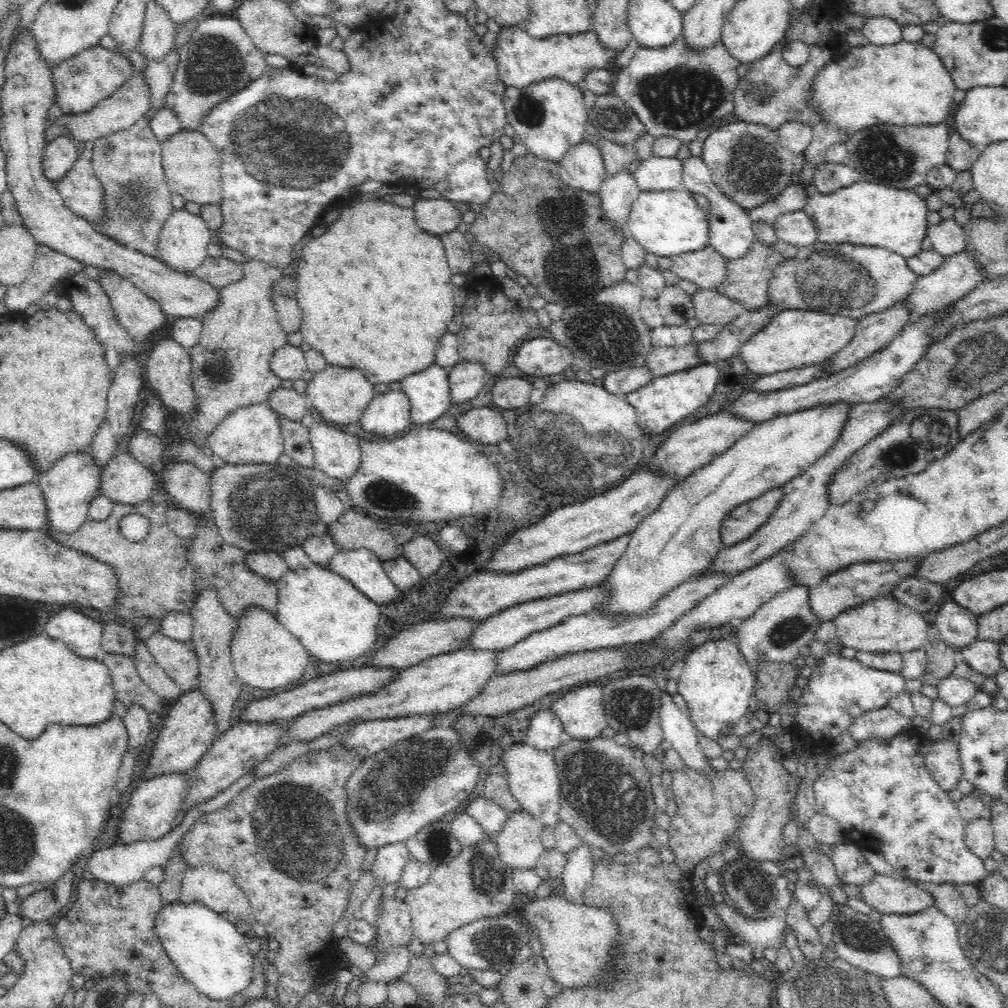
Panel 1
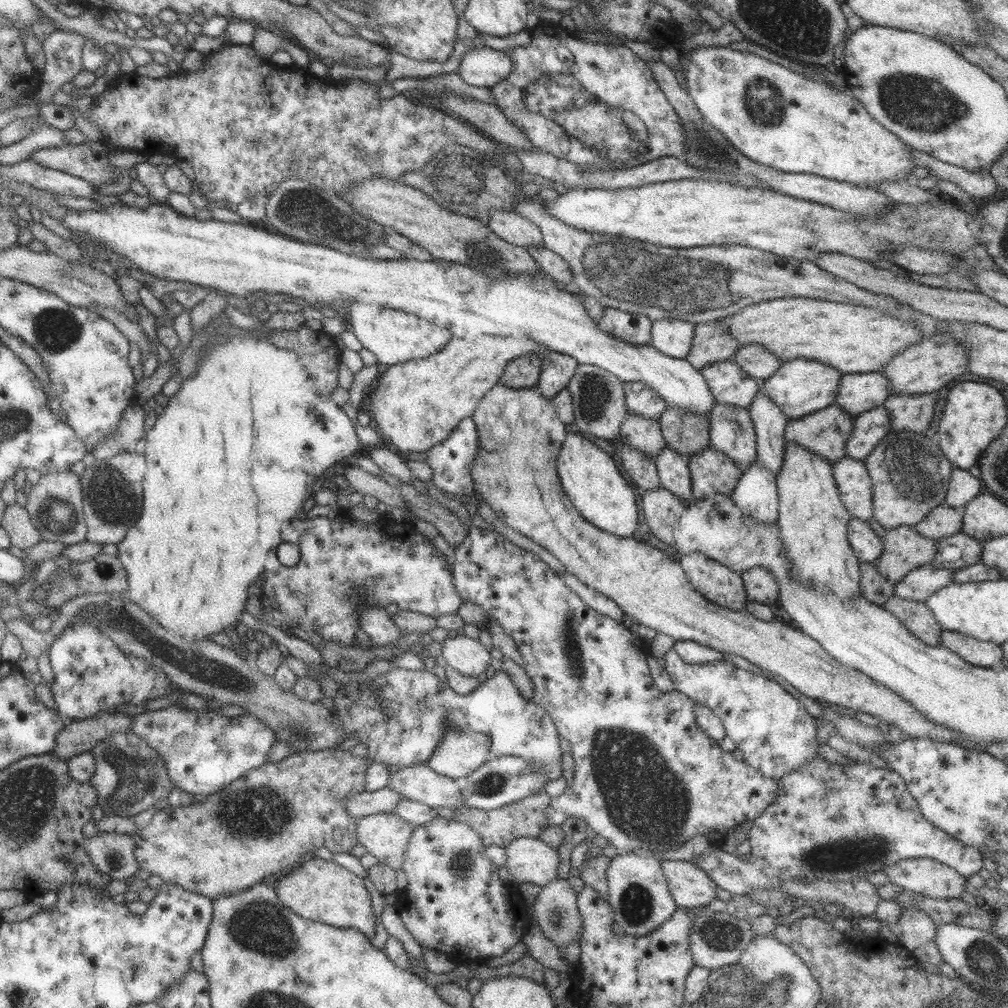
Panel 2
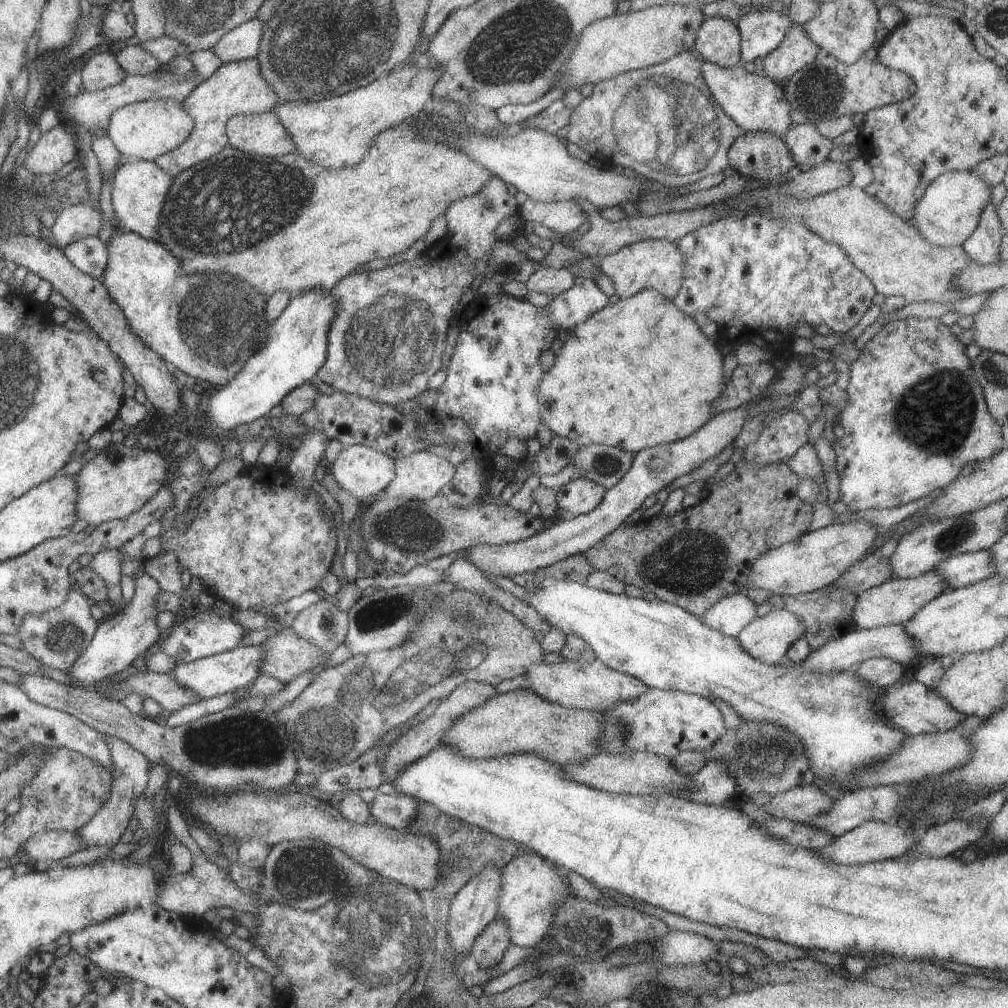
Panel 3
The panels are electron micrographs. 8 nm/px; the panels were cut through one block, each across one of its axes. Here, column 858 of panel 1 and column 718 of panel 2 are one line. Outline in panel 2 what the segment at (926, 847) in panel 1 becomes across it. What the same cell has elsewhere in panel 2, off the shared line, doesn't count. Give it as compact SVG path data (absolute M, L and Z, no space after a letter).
M472 527L470 532L468 532L467 536L462 541L460 546L455 548L456 560L451 564L452 574L454 577L454 584L456 590L462 595L464 601L474 602L479 604L486 612L489 613L489 619L496 618L498 624L502 626L508 636L512 637L512 640L516 643L517 650L520 652L521 656L525 660L524 668L528 677L532 679L532 683L534 683L534 697L532 699L533 703L536 703L538 706L542 706L544 710L547 710L548 714L552 717L554 721L555 727L561 736L563 736L568 742L571 744L571 755L574 758L574 778L572 779L572 785L567 786L564 793L559 797L552 798L551 803L547 812L548 824L549 826L560 826L566 818L570 818L570 816L577 817L581 822L586 823L591 831L594 831L596 834L602 836L602 838L606 838L608 840L608 844L610 846L614 846L619 853L636 853L640 856L649 857L653 855L653 852L658 850L670 850L673 846L680 846L689 840L692 840L696 835L703 836L707 838L711 843L720 842L720 840L724 840L724 836L726 837L728 834L728 830L730 828L734 828L737 824L747 823L747 821L754 820L757 816L760 816L764 810L766 810L767 806L770 806L771 802L775 801L775 798L778 796L778 781L775 778L767 777L765 774L762 774L759 770L756 770L752 765L749 765L746 761L737 760L731 752L724 751L718 741L713 741L703 730L698 726L696 715L694 712L695 701L693 701L689 696L686 696L684 693L678 693L676 690L662 692L654 685L654 681L652 681L652 676L646 662L646 657L650 655L649 651L649 641L642 639L636 636L633 632L630 632L626 627L624 627L622 622L618 622L613 618L607 617L606 615L602 615L598 613L596 610L592 609L590 606L586 605L576 593L570 590L569 586L566 586L564 579L561 576L557 575L557 572L554 571L547 563L544 563L538 556L534 555L530 551L526 551L521 547L514 545L512 542L507 540L502 534L496 531L490 531L488 529L482 530L480 528Z

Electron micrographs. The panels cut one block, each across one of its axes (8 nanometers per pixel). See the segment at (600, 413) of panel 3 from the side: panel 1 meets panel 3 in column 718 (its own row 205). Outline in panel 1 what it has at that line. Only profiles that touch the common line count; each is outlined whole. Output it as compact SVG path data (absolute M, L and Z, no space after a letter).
M367 199L354 201L347 205L339 218L329 225L323 225L320 232L310 236L309 242L302 248L301 256L298 260L297 271L294 274L297 285L297 301L302 309L302 320L300 334L310 348L319 350L323 354L328 365L345 366L346 368L358 368L372 385L387 384L401 381L404 376L422 372L424 368L432 366L435 358L435 348L442 334L448 330L447 326L454 316L454 292L452 291L452 271L449 269L445 248L439 235L424 232L415 221L413 207L402 208L393 202Z

